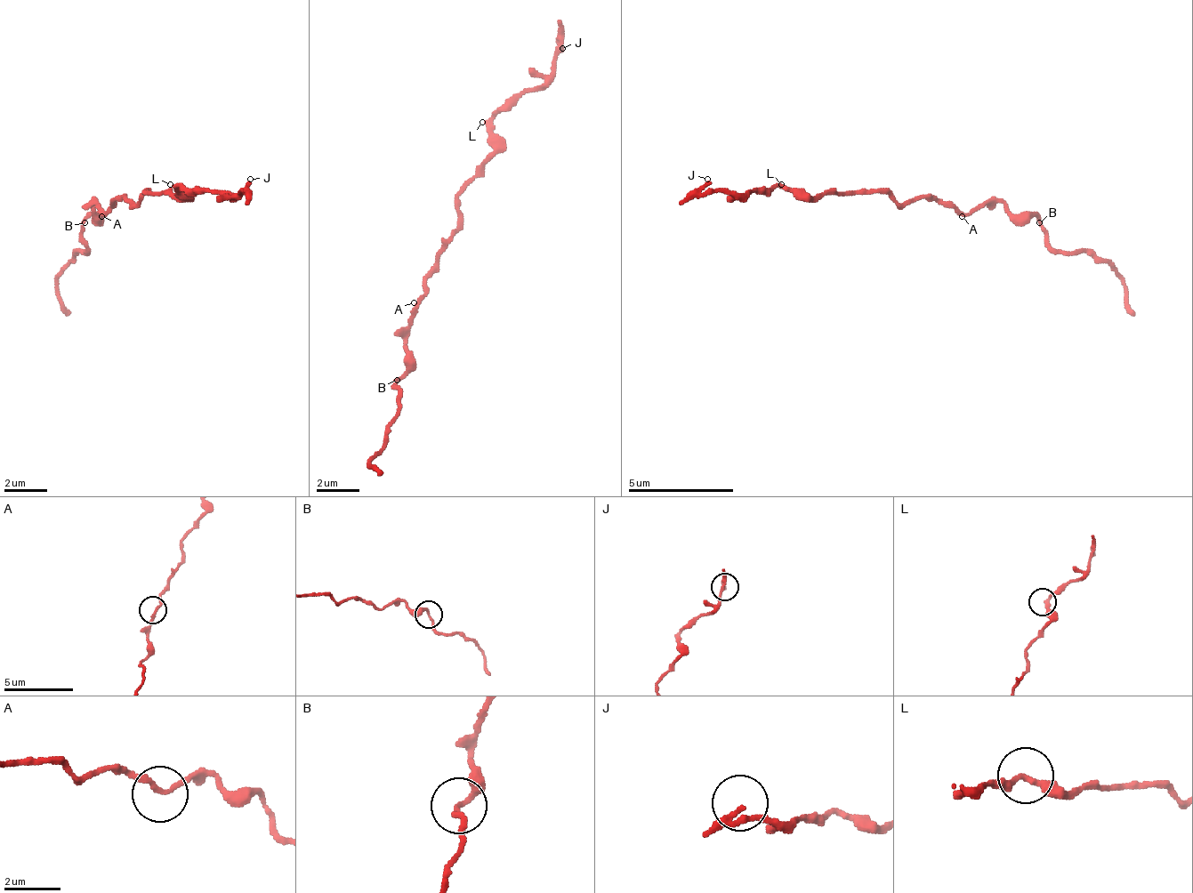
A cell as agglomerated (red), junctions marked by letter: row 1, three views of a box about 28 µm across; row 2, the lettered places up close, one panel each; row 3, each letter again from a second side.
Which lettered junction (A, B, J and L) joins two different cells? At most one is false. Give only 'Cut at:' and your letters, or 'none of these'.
Cut at: none of these

